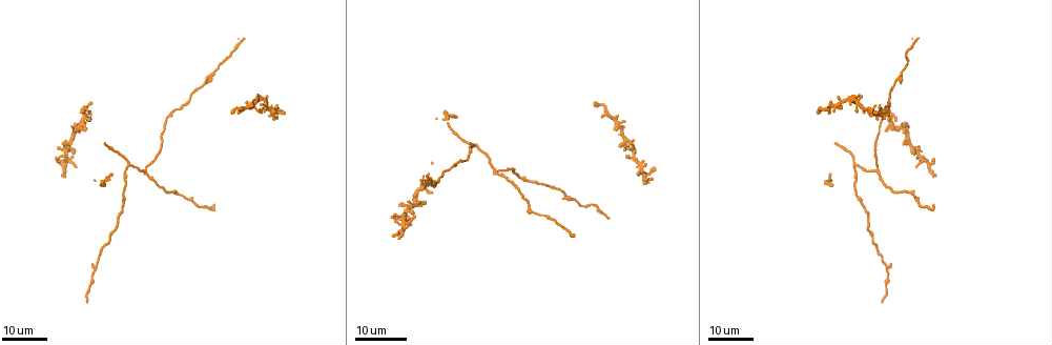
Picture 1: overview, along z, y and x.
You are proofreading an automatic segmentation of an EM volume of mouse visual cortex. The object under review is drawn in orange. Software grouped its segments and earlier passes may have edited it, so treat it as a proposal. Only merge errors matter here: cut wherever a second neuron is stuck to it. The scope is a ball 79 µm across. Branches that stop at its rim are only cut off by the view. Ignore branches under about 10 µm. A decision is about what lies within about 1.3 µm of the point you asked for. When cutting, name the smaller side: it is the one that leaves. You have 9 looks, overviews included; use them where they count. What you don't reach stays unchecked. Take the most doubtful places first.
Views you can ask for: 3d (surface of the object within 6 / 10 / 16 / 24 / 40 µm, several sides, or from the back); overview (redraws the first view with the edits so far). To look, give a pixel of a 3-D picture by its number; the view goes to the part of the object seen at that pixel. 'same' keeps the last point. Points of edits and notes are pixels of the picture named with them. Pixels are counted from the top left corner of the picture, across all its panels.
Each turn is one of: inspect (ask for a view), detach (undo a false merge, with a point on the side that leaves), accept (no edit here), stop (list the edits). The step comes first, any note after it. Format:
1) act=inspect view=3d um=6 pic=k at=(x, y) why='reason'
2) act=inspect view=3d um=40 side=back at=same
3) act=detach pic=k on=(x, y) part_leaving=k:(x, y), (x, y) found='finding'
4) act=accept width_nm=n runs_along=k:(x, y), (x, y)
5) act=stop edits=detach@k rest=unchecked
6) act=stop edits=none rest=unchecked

act=inspect view=3d um=24 pic=1 at=(852, 167)

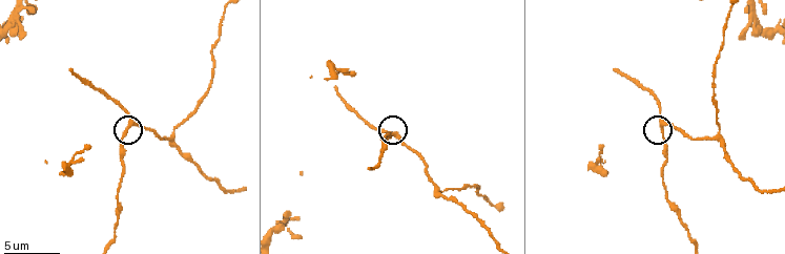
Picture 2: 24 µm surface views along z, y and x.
act=inspect view=3d um=10 pic=2 at=(130, 122)

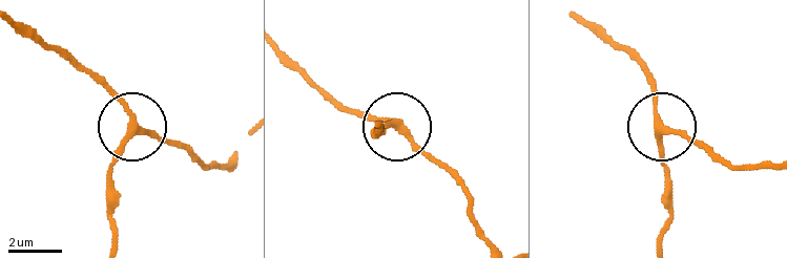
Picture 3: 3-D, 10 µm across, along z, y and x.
act=accept width_nm=230 found='all the same neuron'

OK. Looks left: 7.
act=inspect view=3d um=6 pic=2 at=(170, 138) why='three-way junction'

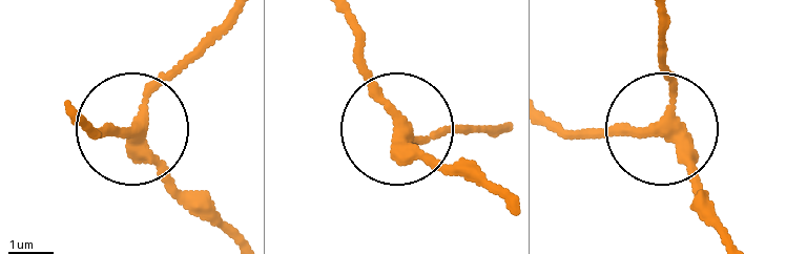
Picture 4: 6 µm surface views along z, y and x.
act=accept runs_along=4:(222, 19), (153, 86), (139, 121), (143, 143), (195, 195) found='all the same neuron'

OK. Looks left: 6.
act=inspect view=3d um=16 pic=1 at=(178, 196) why='calibre changes'

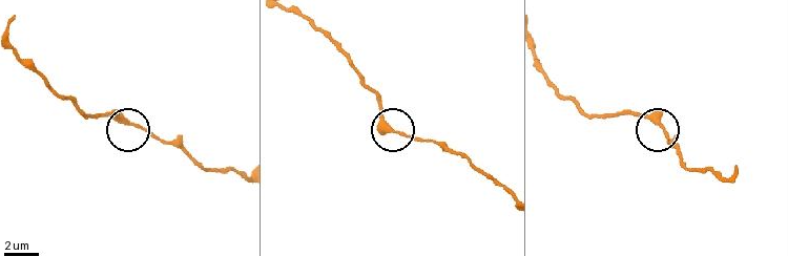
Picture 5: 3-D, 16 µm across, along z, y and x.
act=inspect view=3d um=10 pic=5 at=(662, 125)

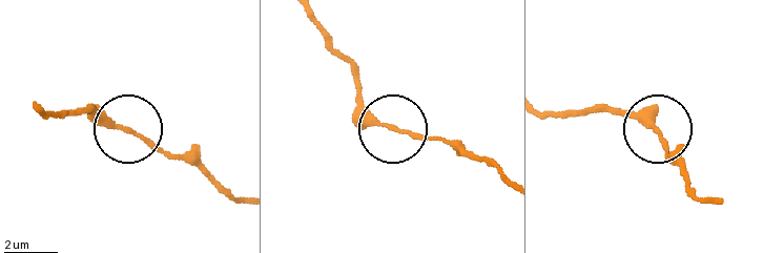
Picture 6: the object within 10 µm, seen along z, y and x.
act=accept runs_along=6:(308, 18), (347, 59), (358, 92), (380, 120), (447, 140) found='one neuron here'

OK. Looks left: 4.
act=inspect view=3d um=24 pic=1 at=(207, 77) why='thick turns thin'

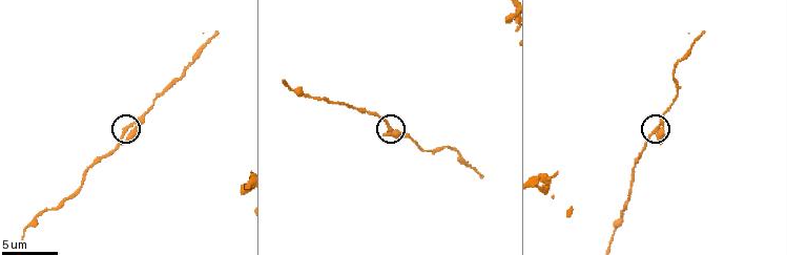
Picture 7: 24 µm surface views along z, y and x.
act=inspect view=3d um=6 pic=7 at=(653, 134)

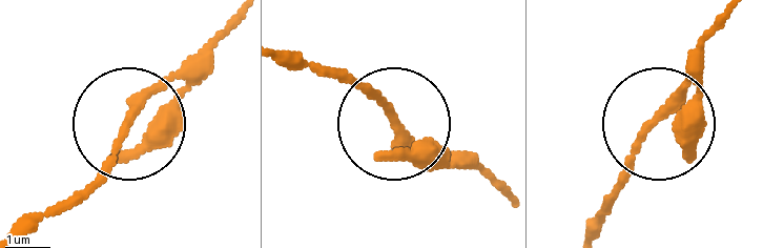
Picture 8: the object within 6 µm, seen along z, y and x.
act=accept width_nm=210 runs_along=8:(21, 238), (78, 200), (123, 131), (210, 57) found='one neuron here'

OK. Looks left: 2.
act=stop edits=none rest=unchecked

